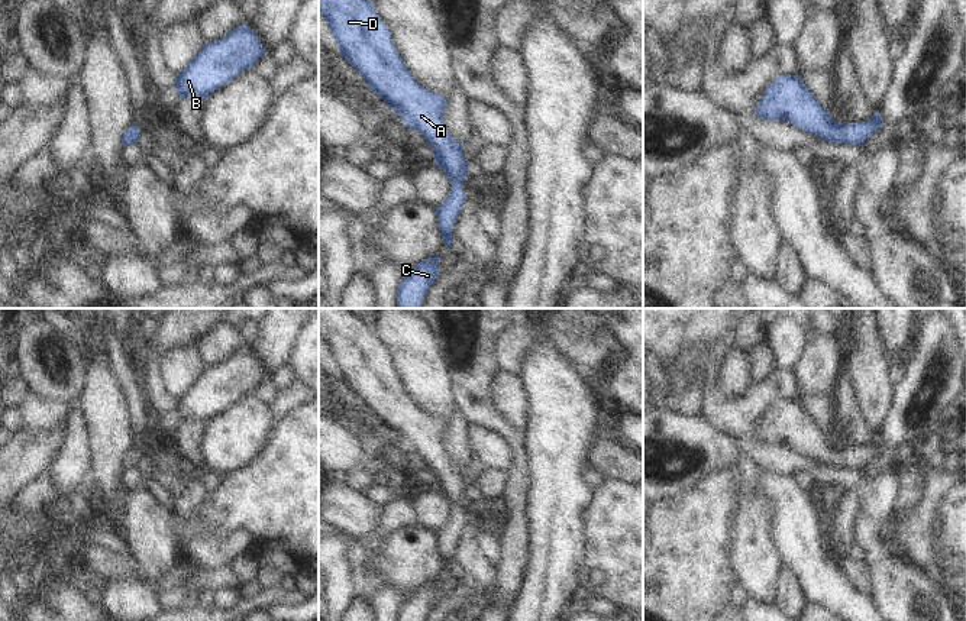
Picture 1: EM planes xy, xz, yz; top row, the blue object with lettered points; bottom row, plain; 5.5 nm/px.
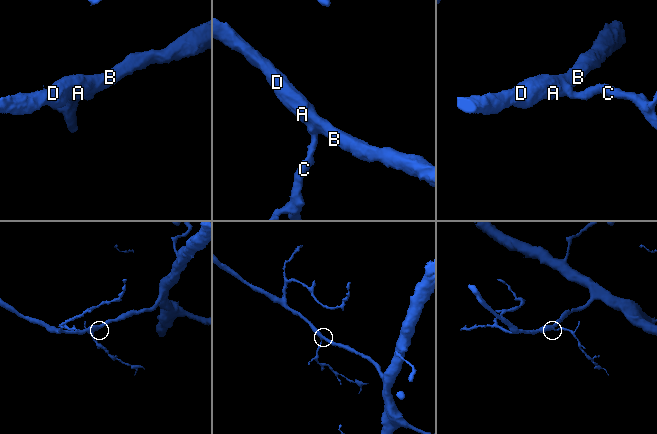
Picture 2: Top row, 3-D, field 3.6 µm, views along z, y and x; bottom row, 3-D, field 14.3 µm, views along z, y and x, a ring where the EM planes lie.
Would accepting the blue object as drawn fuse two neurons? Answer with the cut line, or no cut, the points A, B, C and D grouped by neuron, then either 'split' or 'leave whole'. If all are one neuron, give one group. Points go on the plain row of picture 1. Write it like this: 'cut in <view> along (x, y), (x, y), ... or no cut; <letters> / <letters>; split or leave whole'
no cut; A B C D; leave whole

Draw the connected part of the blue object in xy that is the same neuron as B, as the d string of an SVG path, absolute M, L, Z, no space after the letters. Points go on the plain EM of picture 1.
M236 350L232 356L206 368L191 386L178 398L174 408L180 423L207 423L265 379L259 360L248 350Z

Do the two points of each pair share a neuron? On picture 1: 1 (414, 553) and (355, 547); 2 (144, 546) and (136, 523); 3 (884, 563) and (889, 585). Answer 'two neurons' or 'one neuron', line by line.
1: one neuron
2: one neuron
3: one neuron

